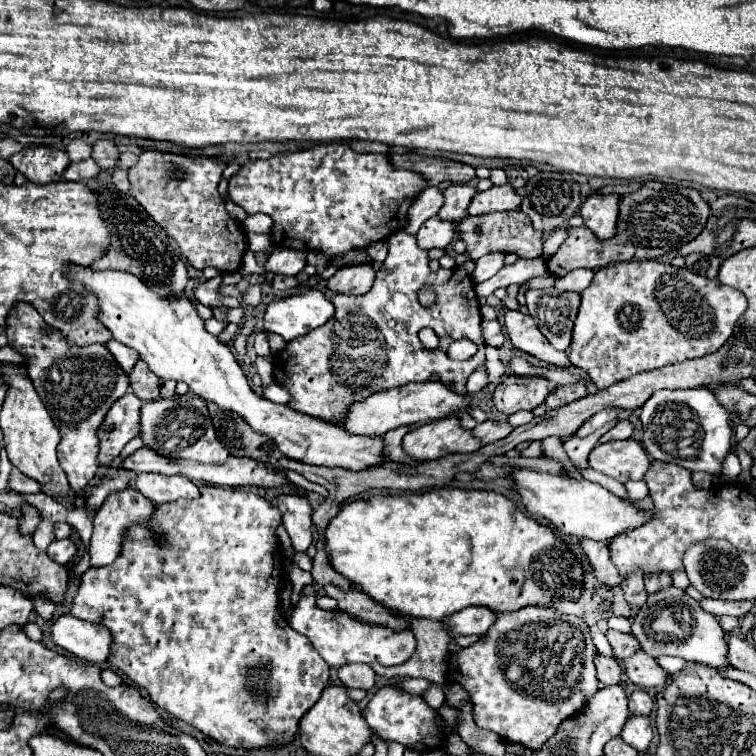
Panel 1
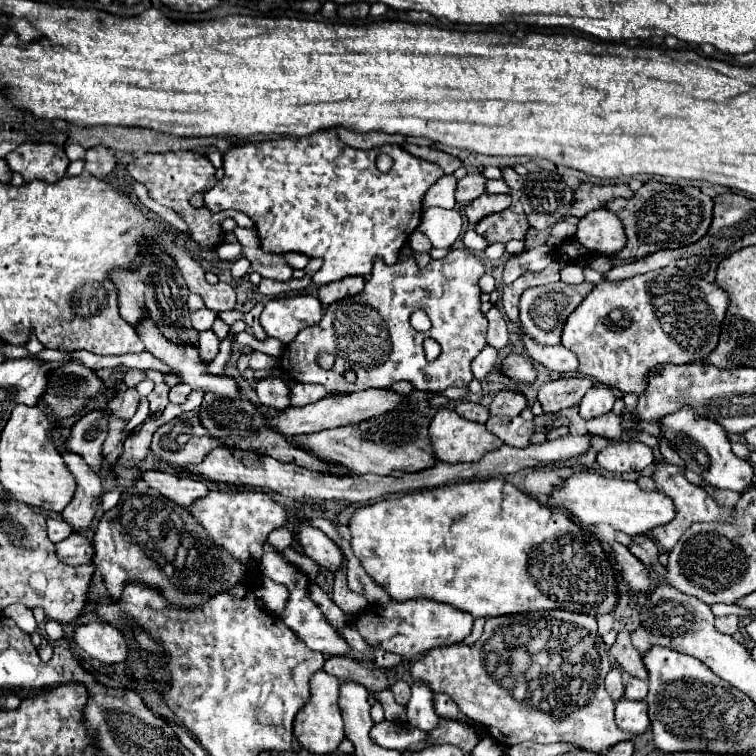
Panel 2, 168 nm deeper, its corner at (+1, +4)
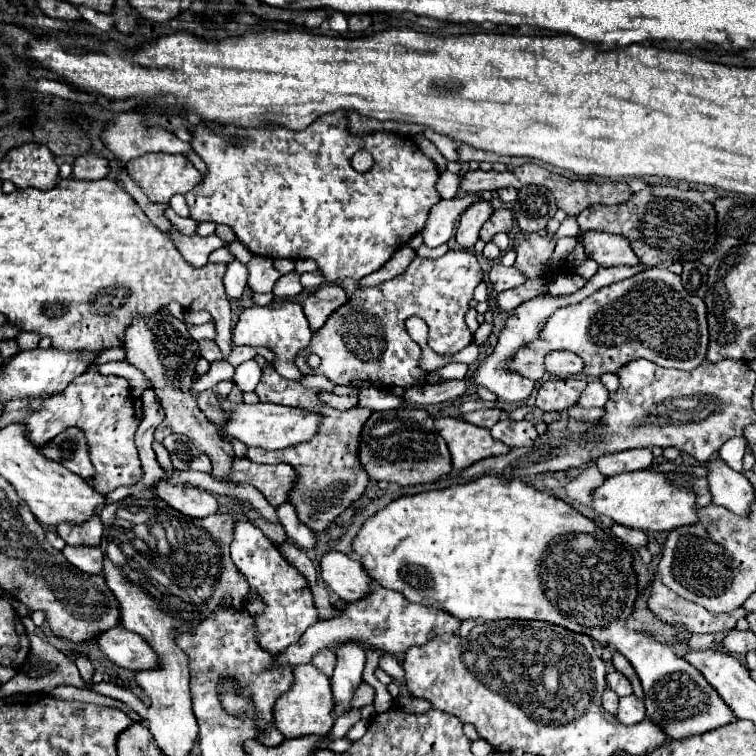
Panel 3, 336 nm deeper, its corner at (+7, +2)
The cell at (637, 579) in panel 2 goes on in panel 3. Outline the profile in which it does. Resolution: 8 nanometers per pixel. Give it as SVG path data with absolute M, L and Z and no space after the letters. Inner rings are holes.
M658 578L652 580L652 584L650 584L648 608L662 622L684 626L686 630L696 632L696 634L732 630L736 626L736 620L746 616L744 608L738 608L734 612L712 614L706 608L700 608L698 604L680 598L676 592L668 590L668 586L664 586Z

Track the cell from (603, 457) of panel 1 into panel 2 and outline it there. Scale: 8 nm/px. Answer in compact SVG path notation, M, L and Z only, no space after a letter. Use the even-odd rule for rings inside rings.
M618 440L610 442L600 454L598 464L614 474L644 470L654 462L654 452L650 446L638 440Z

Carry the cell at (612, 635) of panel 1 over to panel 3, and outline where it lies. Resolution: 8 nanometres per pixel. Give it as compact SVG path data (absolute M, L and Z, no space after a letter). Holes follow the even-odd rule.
M614 650L612 664L614 664L614 668L616 668L618 672L622 672L622 674L632 682L632 686L634 686L634 694L636 694L638 698L642 698L642 686L640 686L640 680L638 680L638 676L636 676L636 672L634 672L632 664L630 664L618 650Z

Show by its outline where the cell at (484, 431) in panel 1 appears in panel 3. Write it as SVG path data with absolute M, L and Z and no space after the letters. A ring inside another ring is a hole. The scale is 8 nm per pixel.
M514 420L496 422L496 424L490 428L490 434L492 434L496 440L504 442L508 448L532 446L534 440L538 438L534 424L528 422L528 420L520 420L520 422L514 422Z

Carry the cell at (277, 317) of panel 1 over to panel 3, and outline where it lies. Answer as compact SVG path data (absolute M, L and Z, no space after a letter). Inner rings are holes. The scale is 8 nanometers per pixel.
M274 300L268 306L250 306L242 310L238 324L234 326L232 346L268 346L276 352L276 360L274 360L276 372L288 380L300 380L302 374L294 364L294 356L298 354L298 350L308 346L310 336L312 336L312 330L308 326L302 306L298 302Z

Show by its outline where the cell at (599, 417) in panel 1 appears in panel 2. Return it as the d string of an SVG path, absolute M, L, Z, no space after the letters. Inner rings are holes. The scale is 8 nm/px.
M592 386L580 402L580 416L584 420L602 416L612 410L614 400L616 400L616 396L612 394L612 390L608 386Z

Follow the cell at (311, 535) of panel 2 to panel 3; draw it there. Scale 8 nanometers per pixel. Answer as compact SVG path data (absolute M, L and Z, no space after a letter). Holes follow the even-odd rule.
M330 550L320 560L320 576L324 584L342 600L356 602L370 594L372 578L364 572L356 556Z

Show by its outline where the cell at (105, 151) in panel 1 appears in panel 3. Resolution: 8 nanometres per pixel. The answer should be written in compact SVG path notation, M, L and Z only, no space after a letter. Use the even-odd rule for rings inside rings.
M82 154L74 160L74 178L76 180L102 180L110 174L110 162L104 156Z

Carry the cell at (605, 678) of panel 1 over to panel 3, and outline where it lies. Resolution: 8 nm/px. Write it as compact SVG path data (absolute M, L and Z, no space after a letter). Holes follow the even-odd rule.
M606 688L606 690L604 690L604 694L602 694L602 706L604 706L604 710L606 710L606 712L616 714L618 700L620 700L620 698L614 694L614 690L610 690L610 688Z

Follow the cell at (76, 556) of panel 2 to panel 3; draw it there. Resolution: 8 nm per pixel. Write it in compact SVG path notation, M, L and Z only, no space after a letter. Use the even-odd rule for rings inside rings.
M66 546L62 550L62 554L66 556L66 560L76 566L82 572L88 574L100 574L102 572L102 550L98 546Z

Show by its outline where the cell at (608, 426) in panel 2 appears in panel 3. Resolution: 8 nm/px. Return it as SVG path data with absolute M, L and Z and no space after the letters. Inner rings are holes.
M574 404L568 414L576 422L600 422L600 418L604 416L604 408L580 408L578 404Z

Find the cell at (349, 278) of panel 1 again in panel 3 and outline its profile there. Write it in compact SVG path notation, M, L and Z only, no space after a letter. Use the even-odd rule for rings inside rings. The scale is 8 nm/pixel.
M324 284L320 286L316 292L312 292L306 300L304 300L304 314L310 322L312 330L318 330L324 326L324 322L328 320L328 316L340 308L346 302L346 292L340 286L332 286L332 284Z

